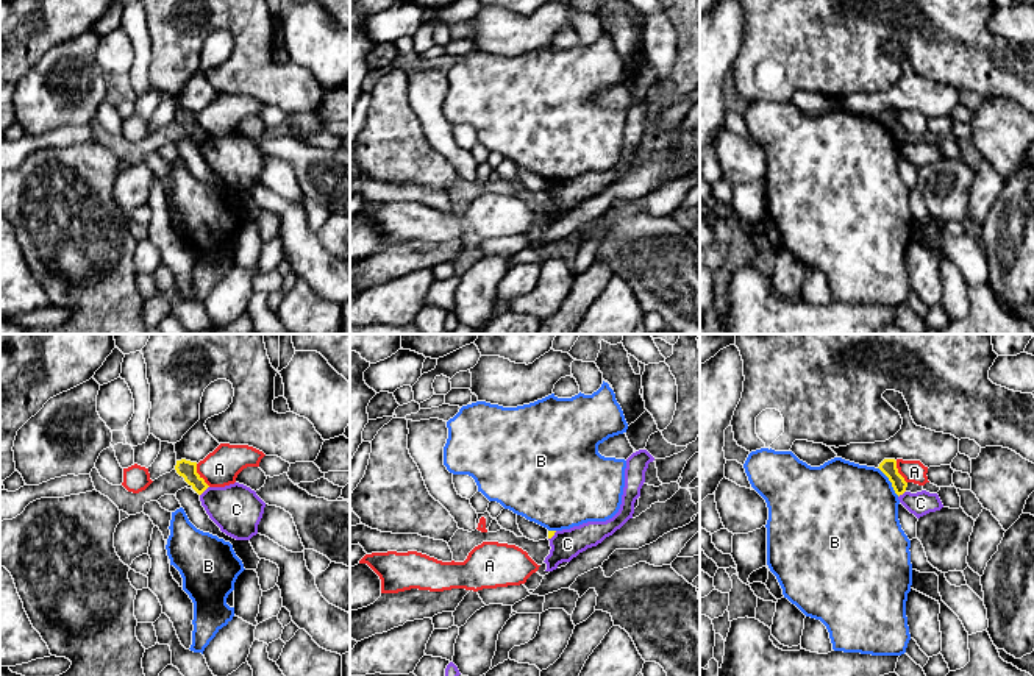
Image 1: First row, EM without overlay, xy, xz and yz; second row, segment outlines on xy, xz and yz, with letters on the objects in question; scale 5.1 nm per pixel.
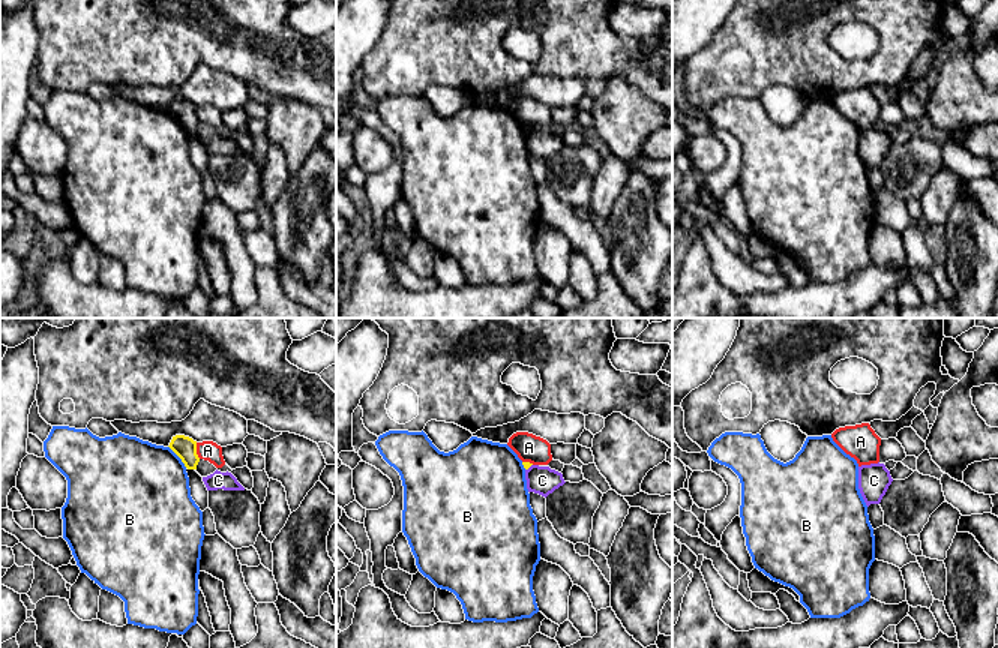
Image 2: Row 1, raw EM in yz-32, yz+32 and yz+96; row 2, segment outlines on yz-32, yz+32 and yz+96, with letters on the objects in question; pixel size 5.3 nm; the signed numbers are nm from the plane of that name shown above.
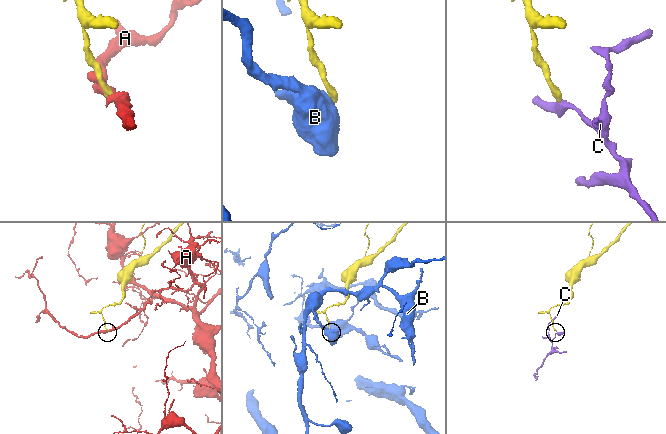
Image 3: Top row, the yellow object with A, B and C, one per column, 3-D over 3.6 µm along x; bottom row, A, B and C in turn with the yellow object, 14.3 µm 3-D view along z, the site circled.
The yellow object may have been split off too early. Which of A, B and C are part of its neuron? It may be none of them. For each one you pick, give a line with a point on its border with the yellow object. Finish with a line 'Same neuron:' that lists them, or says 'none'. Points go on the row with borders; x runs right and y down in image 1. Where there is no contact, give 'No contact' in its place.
Same neuron: none

